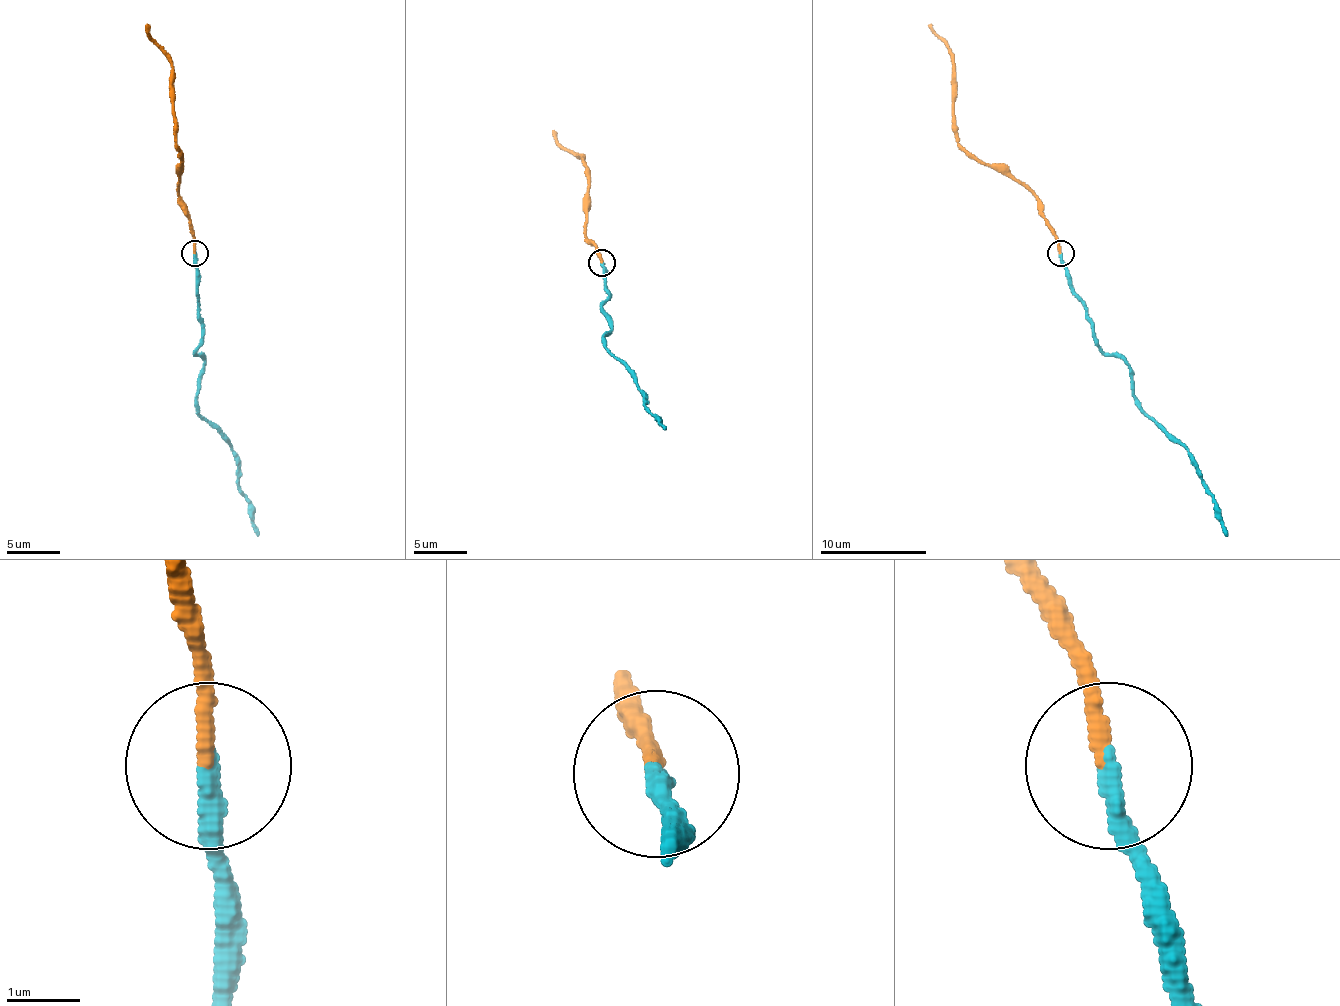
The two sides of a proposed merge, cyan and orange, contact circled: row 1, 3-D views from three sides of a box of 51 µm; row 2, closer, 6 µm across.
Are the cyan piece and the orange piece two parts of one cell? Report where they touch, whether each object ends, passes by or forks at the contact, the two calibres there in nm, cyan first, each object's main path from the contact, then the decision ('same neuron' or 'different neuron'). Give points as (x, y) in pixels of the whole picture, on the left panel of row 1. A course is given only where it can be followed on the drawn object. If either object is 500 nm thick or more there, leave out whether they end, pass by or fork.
place (195, 253); cyan ends; orange ends; calibres 280 and 200 nm; course cyan (194, 254), (202, 344), (197, 355), (202, 363), (197, 411), (234, 451), (237, 488), (247, 502), (258, 536); course orange (194, 254), (194, 230), (186, 216), (186, 203), (178, 195), (181, 163), (175, 142), (173, 62), (146, 24); same neuron

